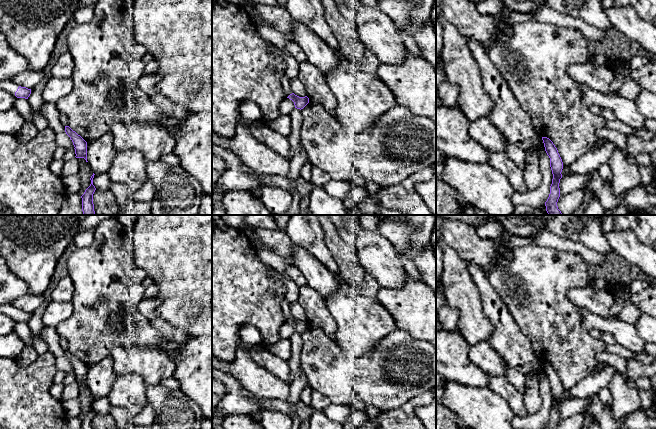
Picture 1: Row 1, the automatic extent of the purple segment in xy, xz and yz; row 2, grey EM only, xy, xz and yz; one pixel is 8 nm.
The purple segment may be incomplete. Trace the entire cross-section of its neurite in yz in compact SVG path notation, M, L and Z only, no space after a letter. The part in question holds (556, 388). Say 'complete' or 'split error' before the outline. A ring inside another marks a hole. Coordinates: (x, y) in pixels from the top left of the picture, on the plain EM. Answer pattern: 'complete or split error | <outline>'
complete | M542 361L542 364L545 375L550 382L550 391L553 398L552 408L550 410L550 418L545 426L545 429L557 429L558 423L560 421L559 407L560 403L562 402L561 396L563 393L563 386L553 366L547 361Z

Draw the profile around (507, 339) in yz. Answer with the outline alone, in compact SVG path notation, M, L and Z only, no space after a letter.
M468 262L467 268L478 287L485 316L494 330L488 340L507 365L524 375L534 371L537 376L545 373L528 338L522 334L507 306L493 289L484 270Z

